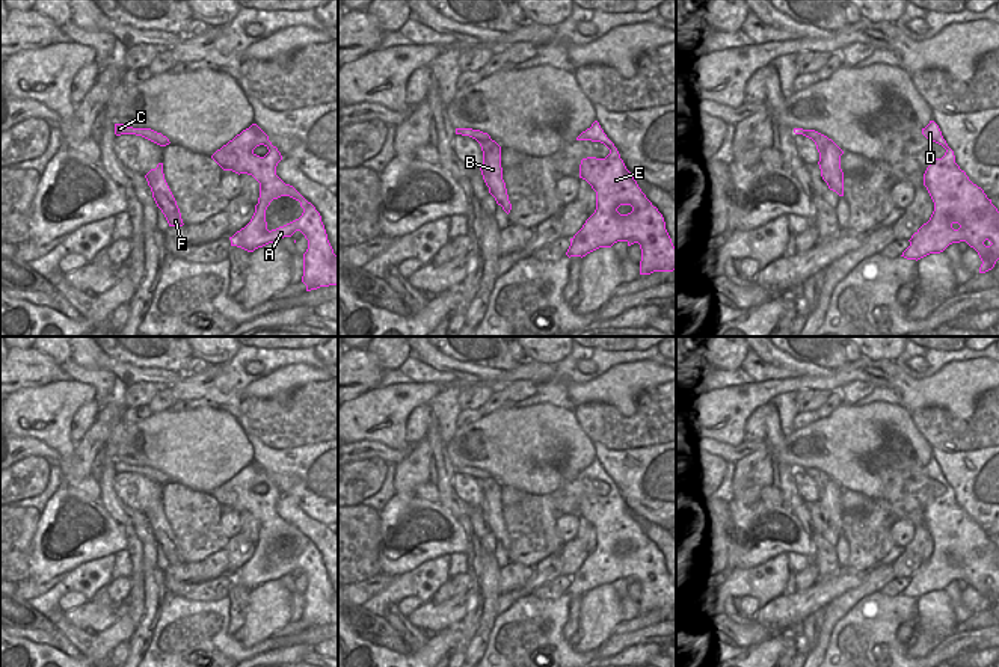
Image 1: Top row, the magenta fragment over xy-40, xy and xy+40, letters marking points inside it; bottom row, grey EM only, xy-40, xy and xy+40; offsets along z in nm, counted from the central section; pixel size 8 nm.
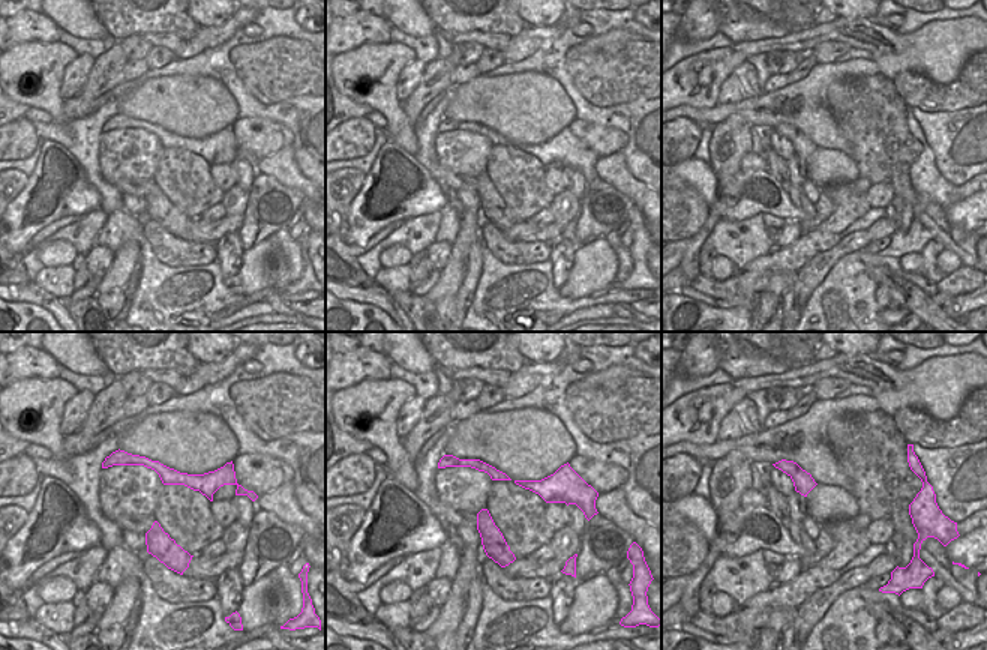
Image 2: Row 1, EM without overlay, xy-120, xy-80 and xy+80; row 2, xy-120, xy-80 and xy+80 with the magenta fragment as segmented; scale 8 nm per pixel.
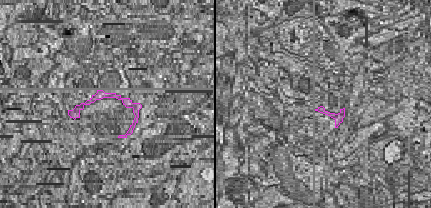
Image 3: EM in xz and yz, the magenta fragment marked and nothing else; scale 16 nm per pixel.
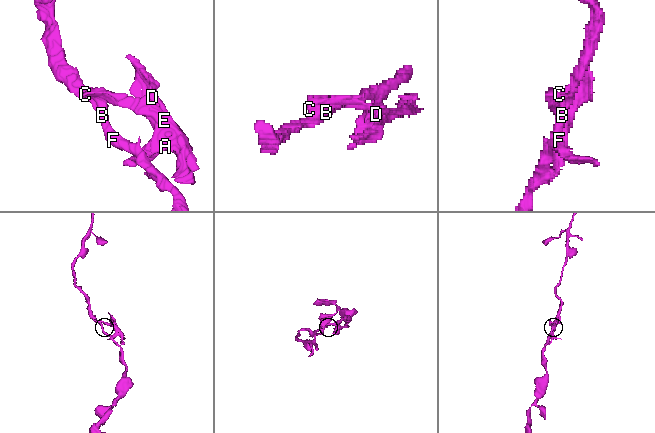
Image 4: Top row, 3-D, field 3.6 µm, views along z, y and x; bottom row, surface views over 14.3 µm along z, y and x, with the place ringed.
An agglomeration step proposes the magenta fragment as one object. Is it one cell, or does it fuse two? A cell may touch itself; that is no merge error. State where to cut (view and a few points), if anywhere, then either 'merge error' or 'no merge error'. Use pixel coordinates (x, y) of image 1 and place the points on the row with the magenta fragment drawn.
cut xy (489, 138), (477, 141); merge error

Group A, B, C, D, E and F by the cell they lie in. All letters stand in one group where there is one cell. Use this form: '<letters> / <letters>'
A C D E / B F

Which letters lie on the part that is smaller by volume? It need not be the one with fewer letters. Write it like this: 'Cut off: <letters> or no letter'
Cut off: A, C, D, E

